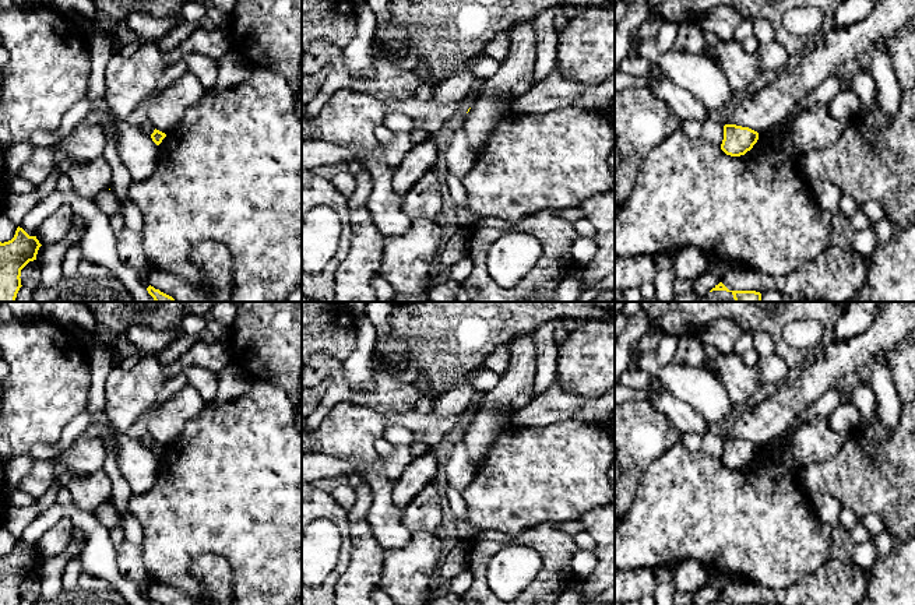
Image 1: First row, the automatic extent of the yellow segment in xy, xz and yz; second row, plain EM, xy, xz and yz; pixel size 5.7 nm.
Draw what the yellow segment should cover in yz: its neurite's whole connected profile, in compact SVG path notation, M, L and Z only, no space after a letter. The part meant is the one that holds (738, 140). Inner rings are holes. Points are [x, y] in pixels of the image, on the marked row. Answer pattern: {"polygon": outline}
{"polygon": "M736 124L724 126L721 150L731 156L745 155L759 140L759 133Z"}

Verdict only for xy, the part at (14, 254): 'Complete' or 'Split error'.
Complete

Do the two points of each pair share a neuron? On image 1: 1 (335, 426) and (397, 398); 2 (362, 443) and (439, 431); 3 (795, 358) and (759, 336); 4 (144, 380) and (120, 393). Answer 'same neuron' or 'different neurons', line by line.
1: different neurons
2: same neuron
3: different neurons
4: same neuron

